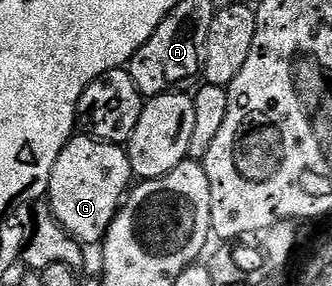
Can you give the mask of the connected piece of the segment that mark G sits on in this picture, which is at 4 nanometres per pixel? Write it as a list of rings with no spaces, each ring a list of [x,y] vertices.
[[[74,134],[67,146],[63,146],[51,170],[47,203],[57,223],[78,244],[97,246],[104,241],[105,231],[117,216],[117,209],[121,207],[134,180],[129,153],[122,145]]]

